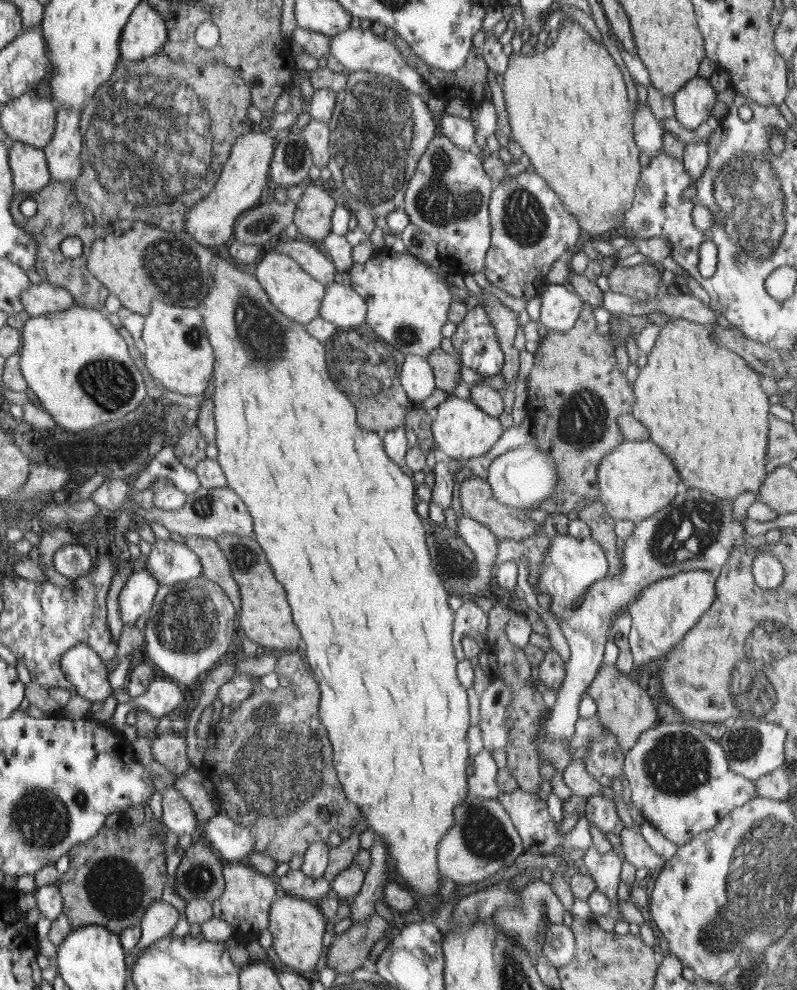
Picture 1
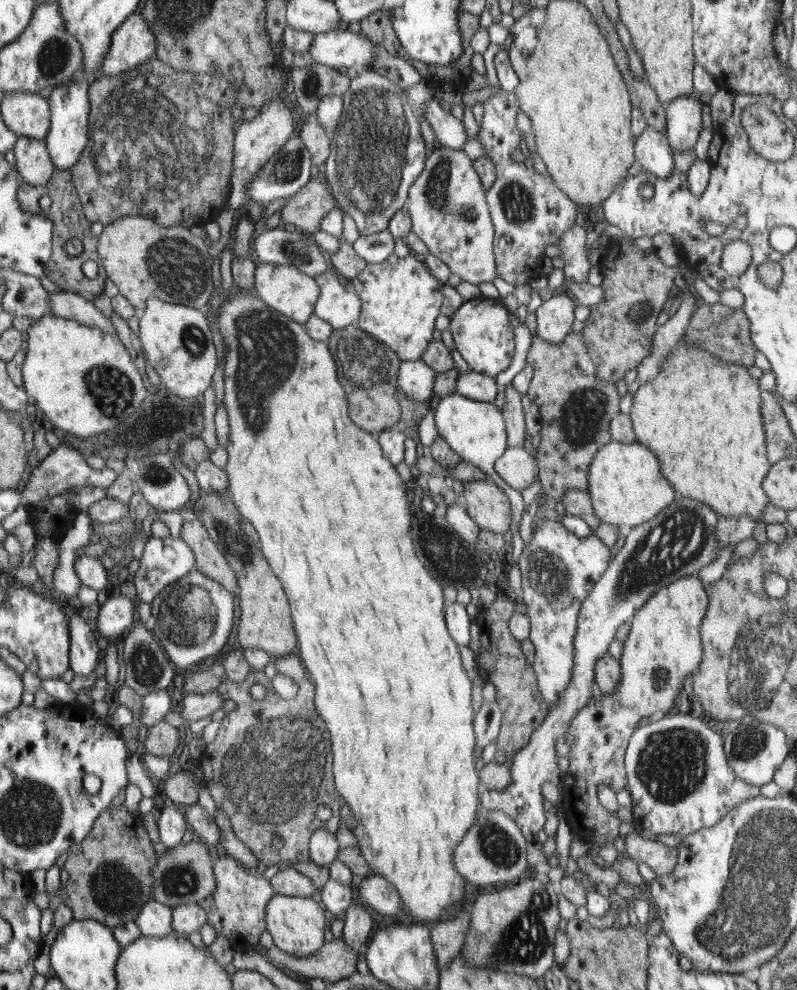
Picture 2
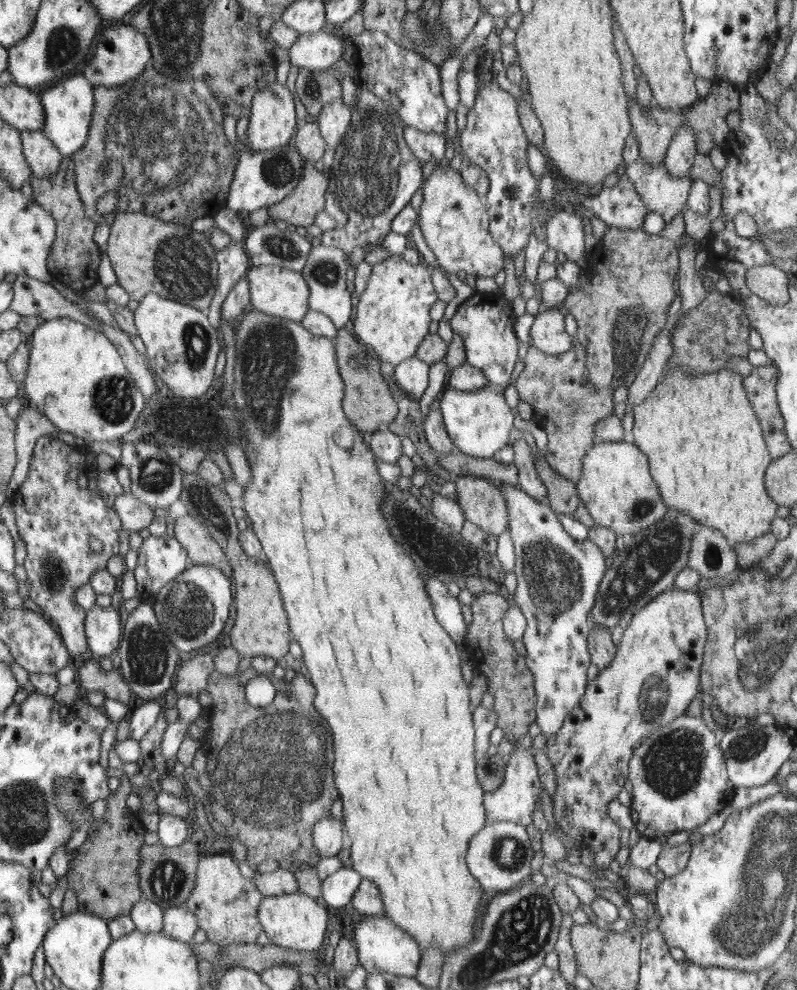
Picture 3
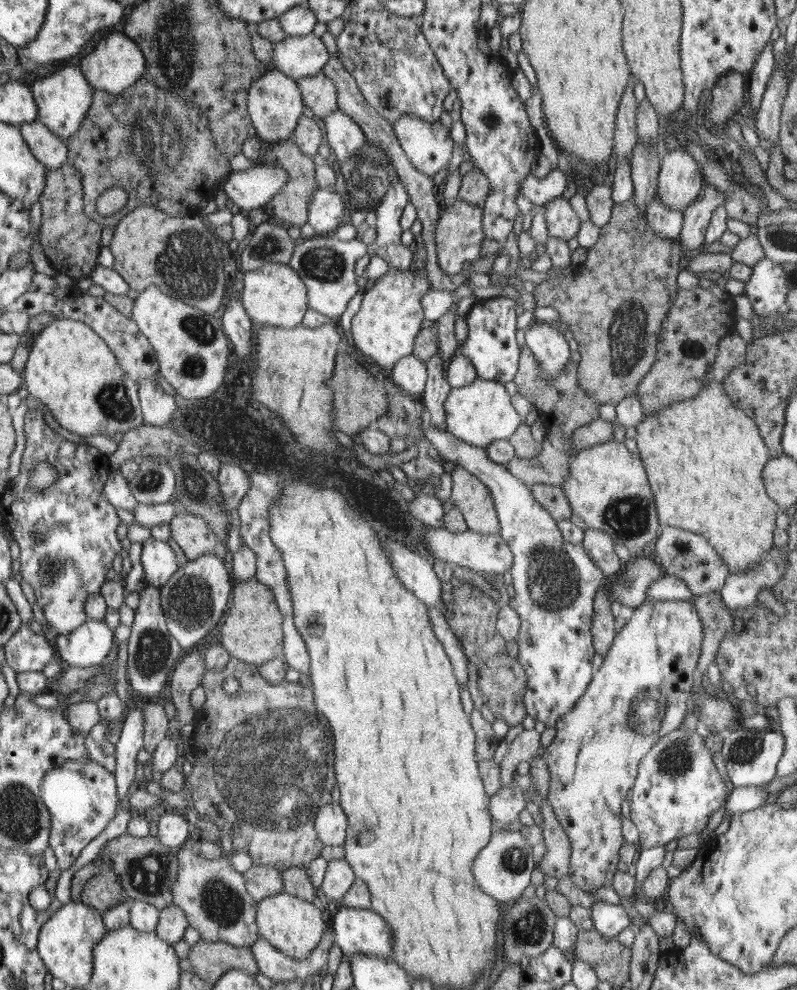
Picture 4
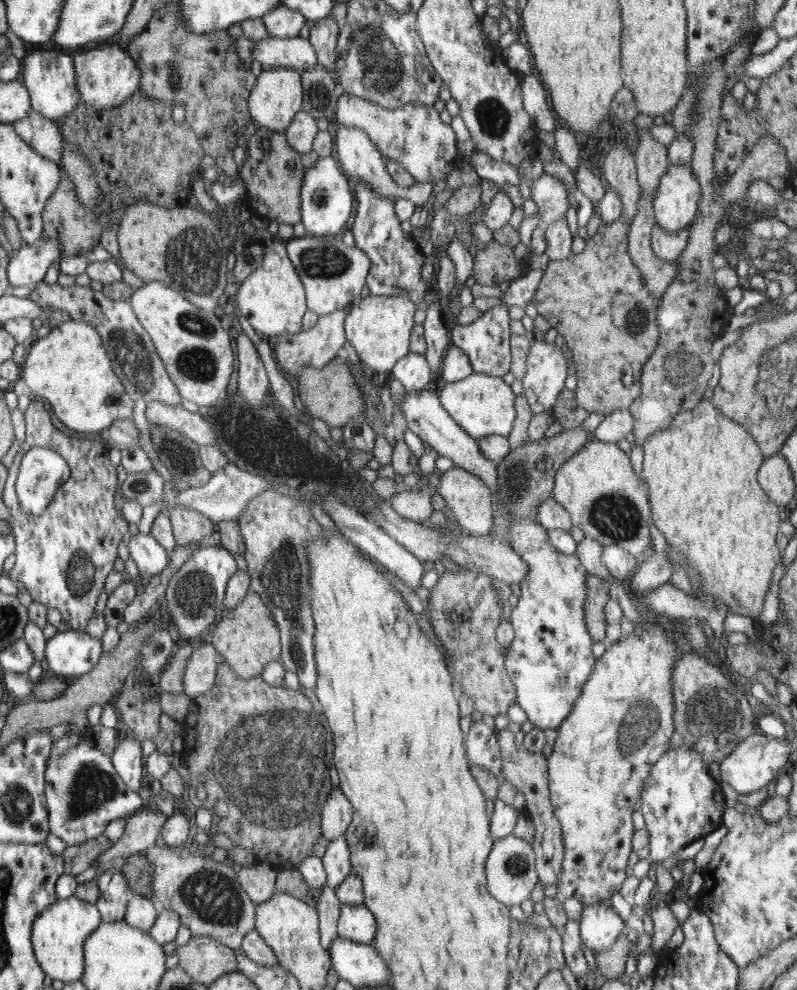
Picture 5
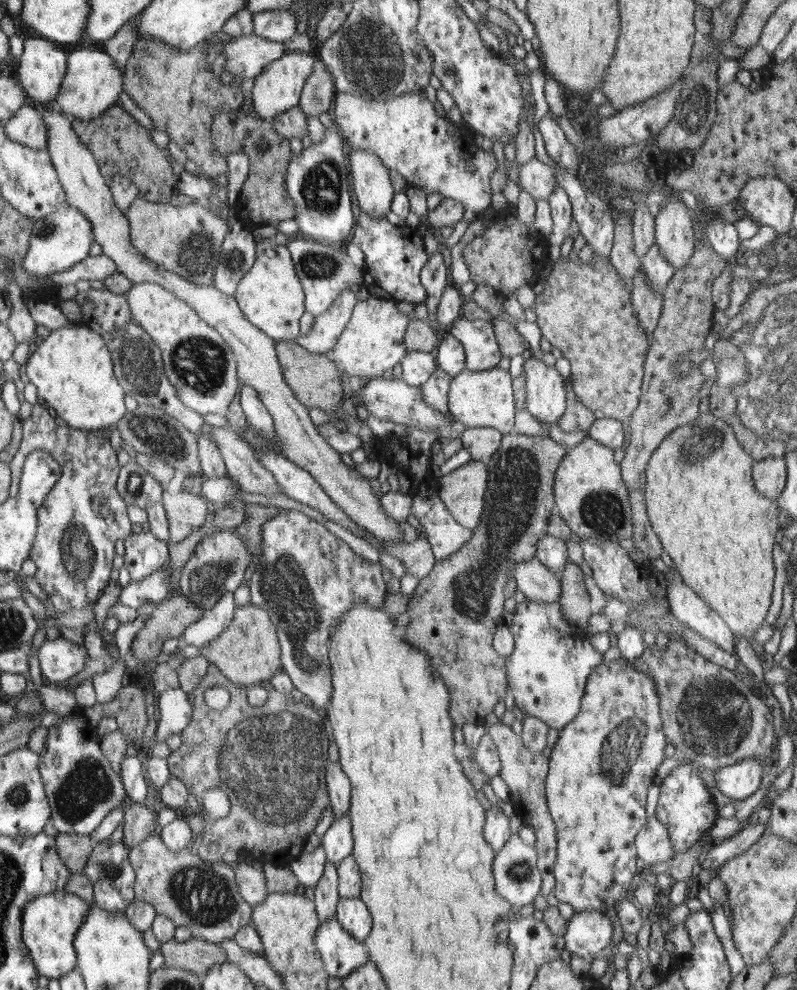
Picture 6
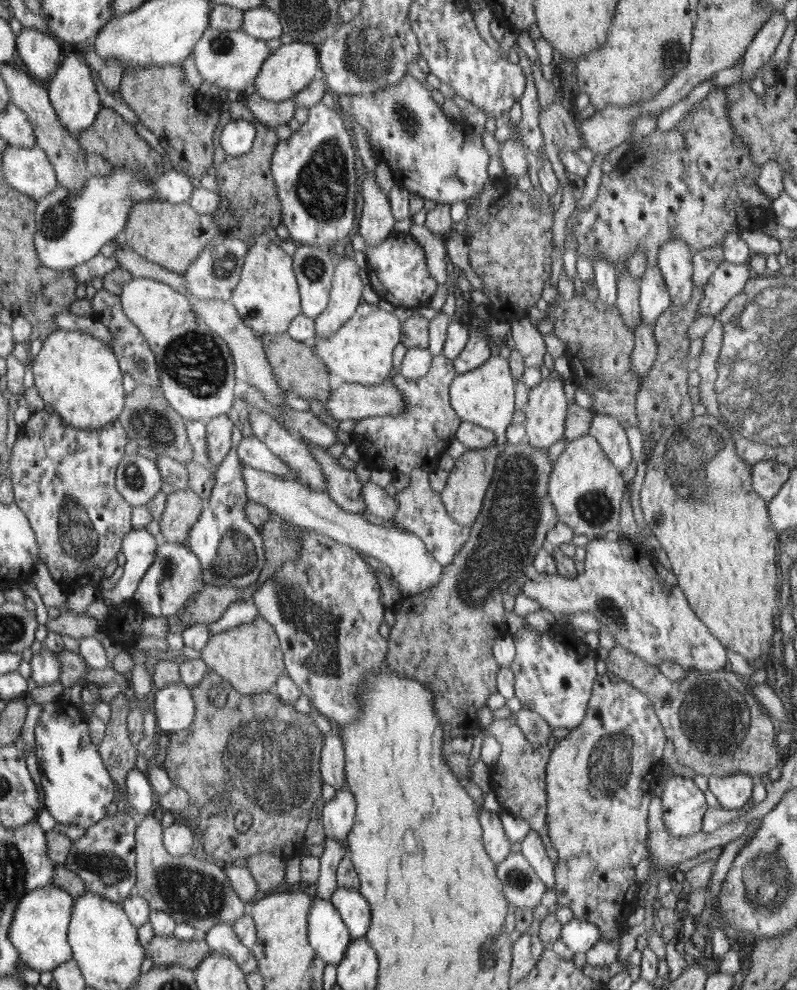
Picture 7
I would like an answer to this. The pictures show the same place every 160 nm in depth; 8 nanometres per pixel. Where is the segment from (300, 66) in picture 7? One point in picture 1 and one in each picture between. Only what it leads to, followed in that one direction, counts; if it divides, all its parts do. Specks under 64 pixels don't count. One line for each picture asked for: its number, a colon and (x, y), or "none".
1: (210, 223)
2: (258, 140)
3: (272, 122)
4: (275, 104)
5: (277, 97)
6: (277, 89)

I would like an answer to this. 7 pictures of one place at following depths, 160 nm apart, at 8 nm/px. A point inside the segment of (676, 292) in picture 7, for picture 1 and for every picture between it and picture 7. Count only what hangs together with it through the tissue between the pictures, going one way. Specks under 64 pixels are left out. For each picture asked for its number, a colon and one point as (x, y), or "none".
1: (694, 103)
2: (684, 114)
3: (679, 159)
4: (679, 182)
5: (674, 205)
6: (673, 233)

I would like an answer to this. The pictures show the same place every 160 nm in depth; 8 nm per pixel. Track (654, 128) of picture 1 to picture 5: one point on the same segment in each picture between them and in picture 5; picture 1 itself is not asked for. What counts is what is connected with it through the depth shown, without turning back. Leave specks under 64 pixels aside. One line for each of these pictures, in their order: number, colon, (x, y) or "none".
2: (652, 151)
3: (661, 192)
4: (666, 223)
5: (669, 248)

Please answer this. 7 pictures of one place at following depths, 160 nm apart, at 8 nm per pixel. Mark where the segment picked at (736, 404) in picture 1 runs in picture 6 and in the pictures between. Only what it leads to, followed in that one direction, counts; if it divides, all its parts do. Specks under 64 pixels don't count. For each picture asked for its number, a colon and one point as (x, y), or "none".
2: (700, 416)
3: (708, 456)
4: (704, 456)
5: (701, 471)
6: (702, 502)

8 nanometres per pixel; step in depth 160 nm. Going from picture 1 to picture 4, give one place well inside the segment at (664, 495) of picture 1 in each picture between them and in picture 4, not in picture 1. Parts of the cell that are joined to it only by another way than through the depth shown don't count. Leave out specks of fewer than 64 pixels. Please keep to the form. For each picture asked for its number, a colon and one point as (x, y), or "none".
2: (627, 487)
3: (616, 486)
4: (607, 486)

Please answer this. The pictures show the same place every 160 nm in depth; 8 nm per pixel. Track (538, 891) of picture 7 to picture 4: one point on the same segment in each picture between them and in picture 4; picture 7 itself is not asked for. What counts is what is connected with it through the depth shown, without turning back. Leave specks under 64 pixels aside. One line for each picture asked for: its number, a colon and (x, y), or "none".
4: (503, 869)
5: (511, 876)
6: (517, 878)

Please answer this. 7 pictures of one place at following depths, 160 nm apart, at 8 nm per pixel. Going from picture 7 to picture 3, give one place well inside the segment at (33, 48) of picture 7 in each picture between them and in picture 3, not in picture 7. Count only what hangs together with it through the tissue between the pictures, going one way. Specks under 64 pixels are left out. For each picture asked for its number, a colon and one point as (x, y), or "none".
3: (68, 105)
4: (63, 96)
5: (48, 75)
6: (42, 67)

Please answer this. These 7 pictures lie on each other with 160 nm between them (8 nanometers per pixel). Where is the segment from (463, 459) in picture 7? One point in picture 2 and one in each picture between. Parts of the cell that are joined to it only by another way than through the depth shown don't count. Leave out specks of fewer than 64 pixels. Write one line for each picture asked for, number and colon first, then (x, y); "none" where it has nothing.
2: (487, 505)
3: (482, 503)
4: (472, 497)
5: (468, 496)
6: (464, 490)

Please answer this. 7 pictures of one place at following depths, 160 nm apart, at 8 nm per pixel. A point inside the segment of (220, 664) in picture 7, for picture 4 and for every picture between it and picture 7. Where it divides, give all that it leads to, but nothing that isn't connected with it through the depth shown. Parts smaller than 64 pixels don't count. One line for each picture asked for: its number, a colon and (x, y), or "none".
4: (253, 633)
5: (247, 638)
6: (247, 651)

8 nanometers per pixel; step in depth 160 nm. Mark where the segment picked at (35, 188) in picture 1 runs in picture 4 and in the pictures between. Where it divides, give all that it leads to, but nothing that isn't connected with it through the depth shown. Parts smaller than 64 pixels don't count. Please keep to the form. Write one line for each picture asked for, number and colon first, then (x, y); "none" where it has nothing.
2: (37, 168)
3: (43, 156)
4: (46, 146)

